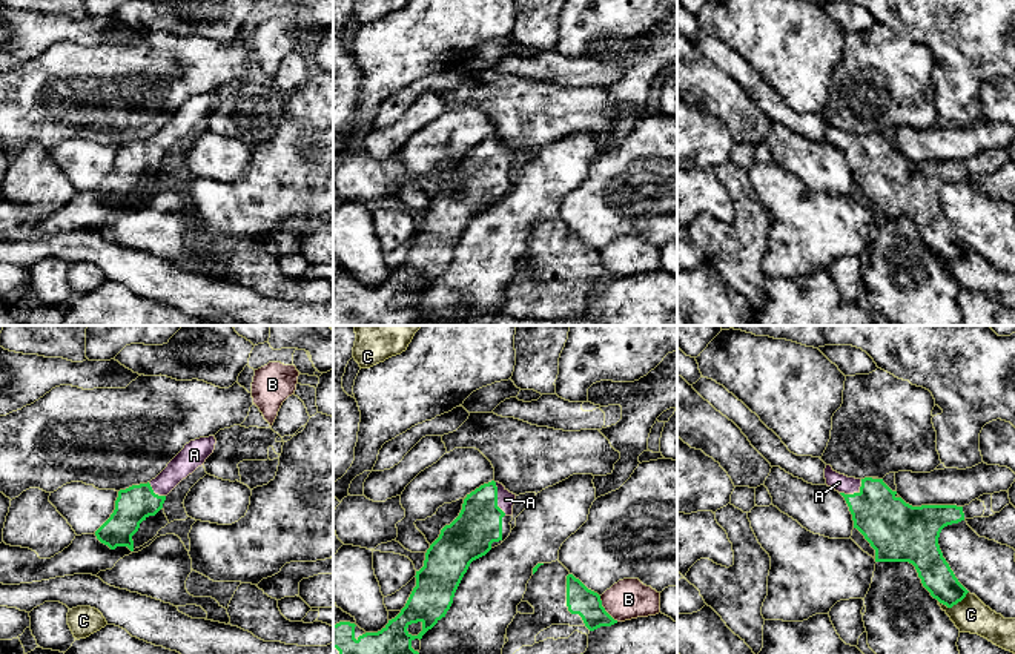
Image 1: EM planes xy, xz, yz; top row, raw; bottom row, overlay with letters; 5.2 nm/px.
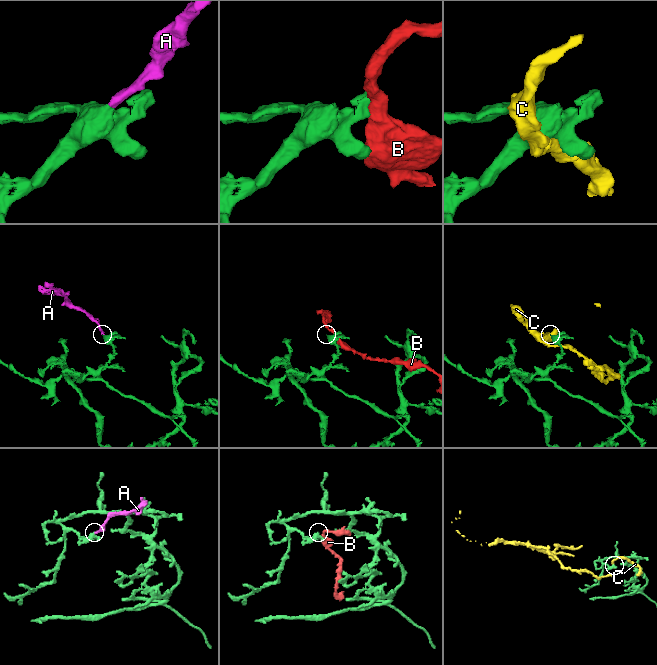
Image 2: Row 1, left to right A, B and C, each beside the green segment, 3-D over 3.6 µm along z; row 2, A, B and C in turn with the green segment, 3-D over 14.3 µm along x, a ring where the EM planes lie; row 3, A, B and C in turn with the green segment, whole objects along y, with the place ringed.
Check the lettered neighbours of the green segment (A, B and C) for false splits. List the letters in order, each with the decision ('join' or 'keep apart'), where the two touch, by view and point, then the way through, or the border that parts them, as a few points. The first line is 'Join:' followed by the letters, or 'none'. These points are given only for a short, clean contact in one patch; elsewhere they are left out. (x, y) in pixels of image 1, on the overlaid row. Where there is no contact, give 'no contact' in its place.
Join: A
A: join; contact xz (496, 499); way xz (479, 524), (481, 515), (496, 499), (505, 499)
B: keep apart; contact xz (604, 610)
C: keep apart; contact yz (954, 604)

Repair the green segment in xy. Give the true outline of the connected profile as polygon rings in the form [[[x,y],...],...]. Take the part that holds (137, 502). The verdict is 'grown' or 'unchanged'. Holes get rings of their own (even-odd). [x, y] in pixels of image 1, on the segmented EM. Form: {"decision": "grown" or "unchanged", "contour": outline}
{"decision": "grown", "contour": [[[215,436],[190,441],[155,479],[120,490],[114,513],[95,531],[97,539],[111,550],[127,547],[134,551],[132,536],[138,531],[140,524],[149,516],[155,516],[163,508],[166,496],[204,465],[213,453],[215,444]]]}

